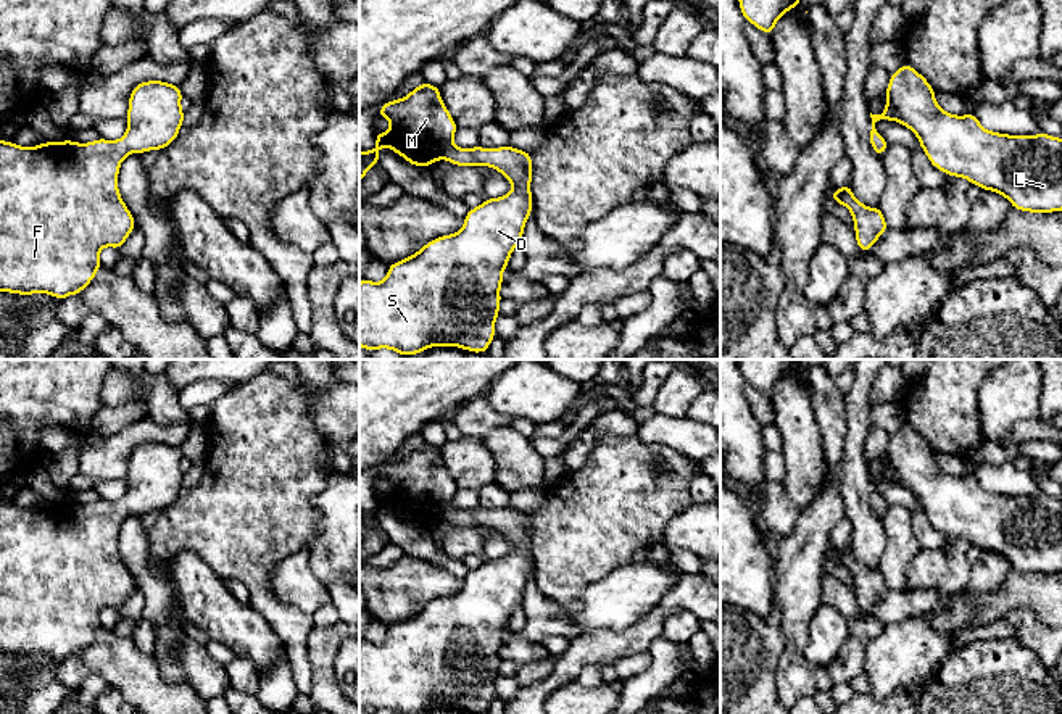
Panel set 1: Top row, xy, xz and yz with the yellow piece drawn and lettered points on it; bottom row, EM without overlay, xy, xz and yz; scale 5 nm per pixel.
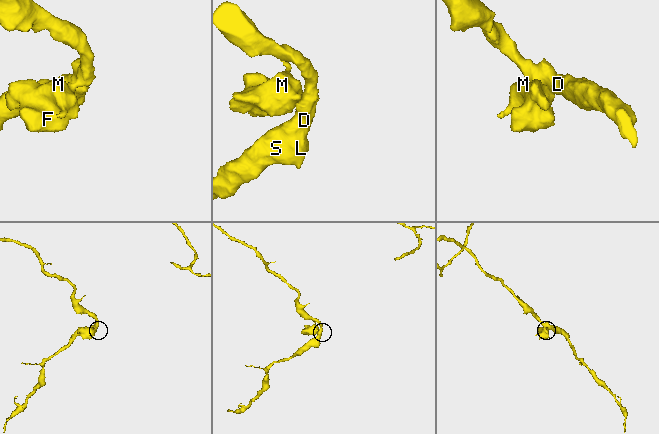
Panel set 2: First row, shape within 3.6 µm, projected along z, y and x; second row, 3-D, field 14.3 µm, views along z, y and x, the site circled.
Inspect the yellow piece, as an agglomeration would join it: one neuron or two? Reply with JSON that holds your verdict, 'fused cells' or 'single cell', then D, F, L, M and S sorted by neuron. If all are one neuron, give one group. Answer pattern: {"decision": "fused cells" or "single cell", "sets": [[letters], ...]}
{"decision": "single cell", "sets": [["D", "F", "L", "M", "S"]]}

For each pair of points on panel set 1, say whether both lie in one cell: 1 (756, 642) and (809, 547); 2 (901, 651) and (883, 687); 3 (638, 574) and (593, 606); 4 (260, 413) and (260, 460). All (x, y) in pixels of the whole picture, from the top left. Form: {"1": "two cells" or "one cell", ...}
{"1": "two cells", "2": "one cell", "3": "one cell", "4": "one cell"}

